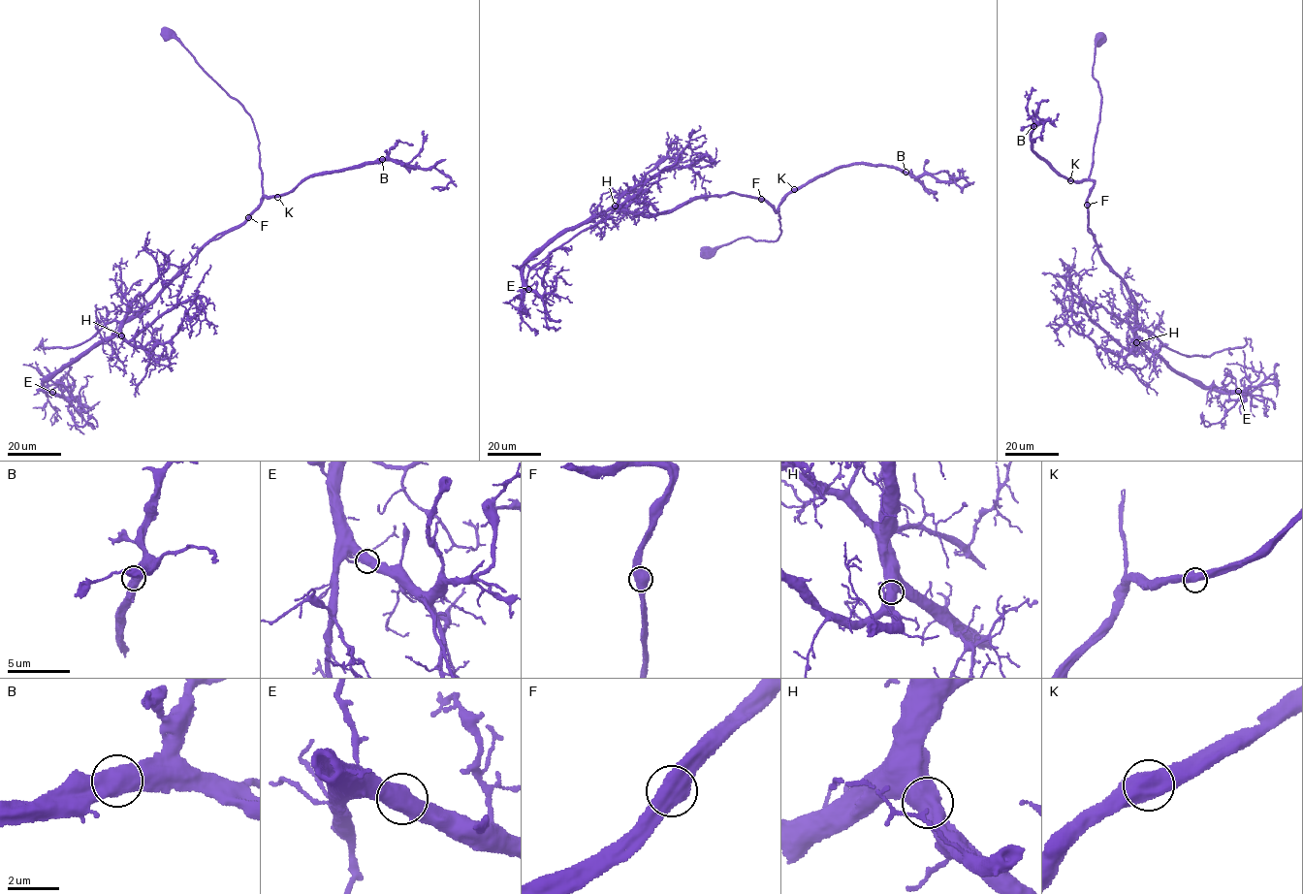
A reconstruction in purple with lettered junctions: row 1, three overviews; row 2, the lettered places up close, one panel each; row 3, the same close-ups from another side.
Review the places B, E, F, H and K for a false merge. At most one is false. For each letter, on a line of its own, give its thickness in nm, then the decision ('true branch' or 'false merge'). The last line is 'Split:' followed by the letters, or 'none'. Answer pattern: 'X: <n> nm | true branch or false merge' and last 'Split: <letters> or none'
B: 600 nm | true branch
E: 650 nm | true branch
F: 700 nm | true branch
H: 650 nm | true branch
K: 650 nm | true branch
Split: none

